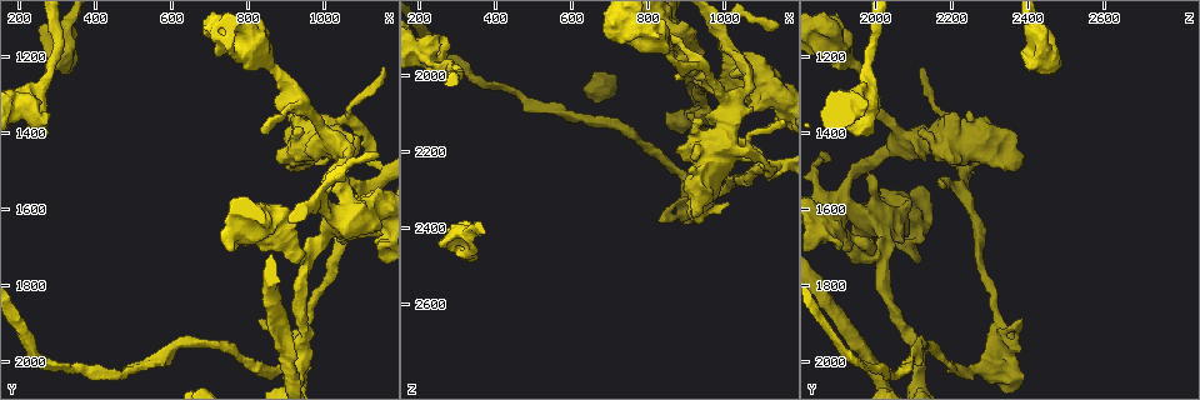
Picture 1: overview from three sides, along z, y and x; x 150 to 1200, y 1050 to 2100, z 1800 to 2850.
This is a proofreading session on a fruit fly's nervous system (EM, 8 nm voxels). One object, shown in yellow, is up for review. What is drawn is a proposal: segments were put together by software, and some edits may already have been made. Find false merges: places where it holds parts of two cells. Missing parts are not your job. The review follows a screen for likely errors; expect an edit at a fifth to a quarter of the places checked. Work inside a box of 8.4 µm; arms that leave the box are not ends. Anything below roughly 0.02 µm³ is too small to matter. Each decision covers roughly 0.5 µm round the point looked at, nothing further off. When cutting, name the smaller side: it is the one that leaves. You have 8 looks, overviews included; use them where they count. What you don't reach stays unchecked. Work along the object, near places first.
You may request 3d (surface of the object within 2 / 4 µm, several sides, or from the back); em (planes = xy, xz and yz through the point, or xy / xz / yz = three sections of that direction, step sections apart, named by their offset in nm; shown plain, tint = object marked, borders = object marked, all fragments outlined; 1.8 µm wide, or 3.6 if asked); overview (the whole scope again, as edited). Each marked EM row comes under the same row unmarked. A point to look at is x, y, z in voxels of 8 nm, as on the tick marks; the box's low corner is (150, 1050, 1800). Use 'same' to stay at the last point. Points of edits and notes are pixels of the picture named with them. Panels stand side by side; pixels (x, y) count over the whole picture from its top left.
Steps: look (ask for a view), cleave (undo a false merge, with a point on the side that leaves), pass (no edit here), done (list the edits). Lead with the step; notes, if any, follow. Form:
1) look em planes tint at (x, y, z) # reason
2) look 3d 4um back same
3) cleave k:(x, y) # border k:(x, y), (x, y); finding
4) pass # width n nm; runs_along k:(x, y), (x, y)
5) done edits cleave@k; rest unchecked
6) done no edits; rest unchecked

look em yz step 16 tint at (235, 1320, 1960) # small branch off a trunk

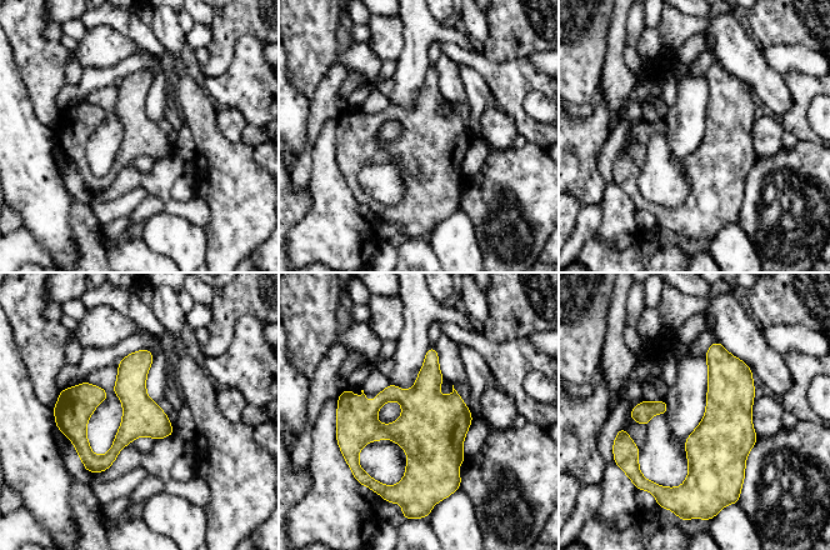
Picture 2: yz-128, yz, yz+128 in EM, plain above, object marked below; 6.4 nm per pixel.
pass # width 120 nm; continuous, no second cell

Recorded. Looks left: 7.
look 3d 4um at (320, 1165, 2420) # branch point

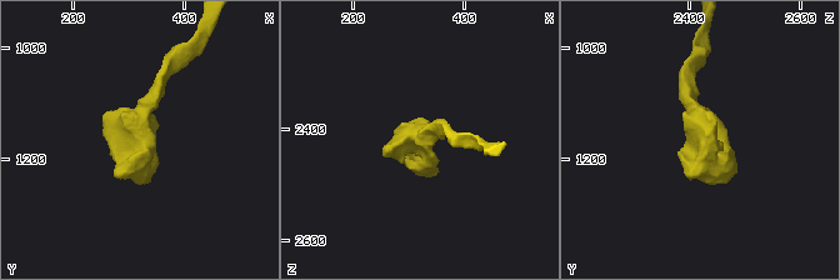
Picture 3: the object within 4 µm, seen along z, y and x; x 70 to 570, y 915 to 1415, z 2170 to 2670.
look em planes tint at (320, 1170, 2420) # now the EM

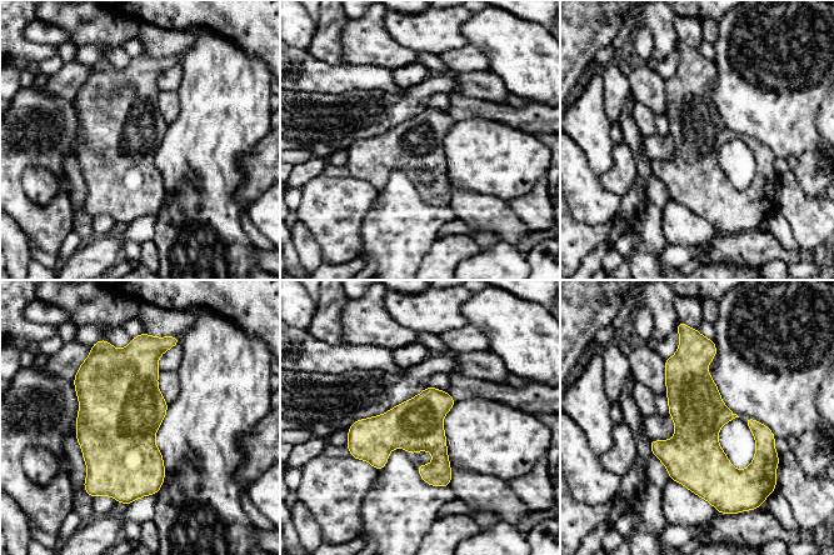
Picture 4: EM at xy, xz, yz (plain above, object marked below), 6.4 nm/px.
pass # runs_along 4:(694, 345), (707, 495); continuous, no second cell

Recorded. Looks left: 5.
look em planes tint at (955, 1315, 1975) # branch point

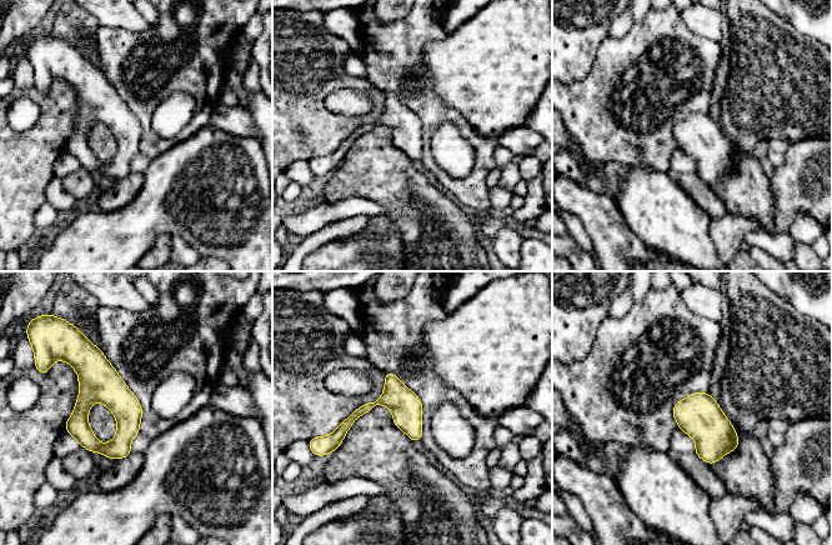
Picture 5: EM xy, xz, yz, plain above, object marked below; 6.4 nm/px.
pass # continuous, no second cell

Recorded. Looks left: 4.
done no edits; rest unchecked

